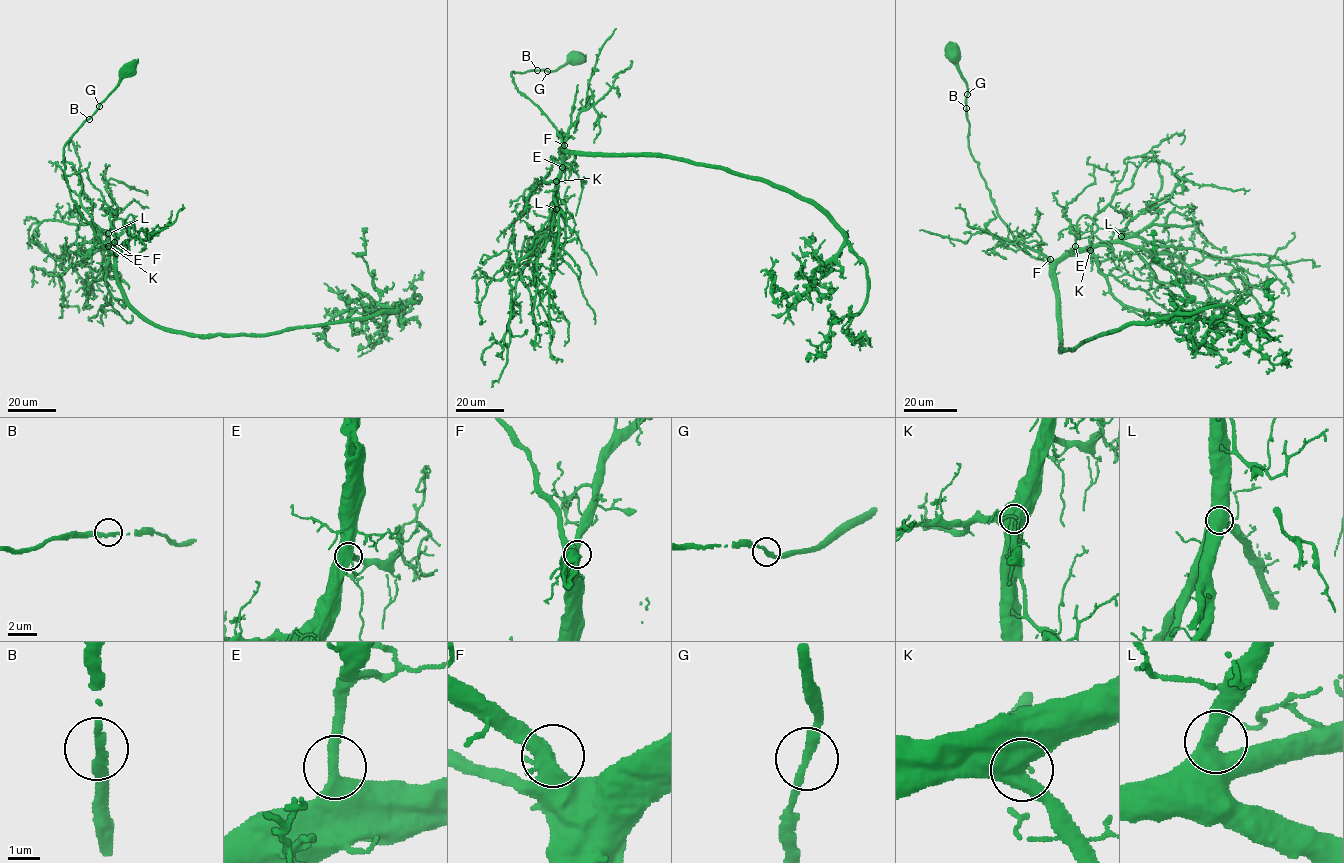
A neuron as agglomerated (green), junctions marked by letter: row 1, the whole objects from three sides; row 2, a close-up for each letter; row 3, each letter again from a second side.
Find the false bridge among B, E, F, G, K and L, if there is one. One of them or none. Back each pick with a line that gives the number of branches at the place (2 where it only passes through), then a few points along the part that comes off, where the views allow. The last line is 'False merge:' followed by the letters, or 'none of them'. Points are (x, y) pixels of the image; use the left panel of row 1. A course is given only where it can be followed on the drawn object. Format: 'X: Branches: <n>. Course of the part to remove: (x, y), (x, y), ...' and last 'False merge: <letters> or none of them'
False merge: none of them

